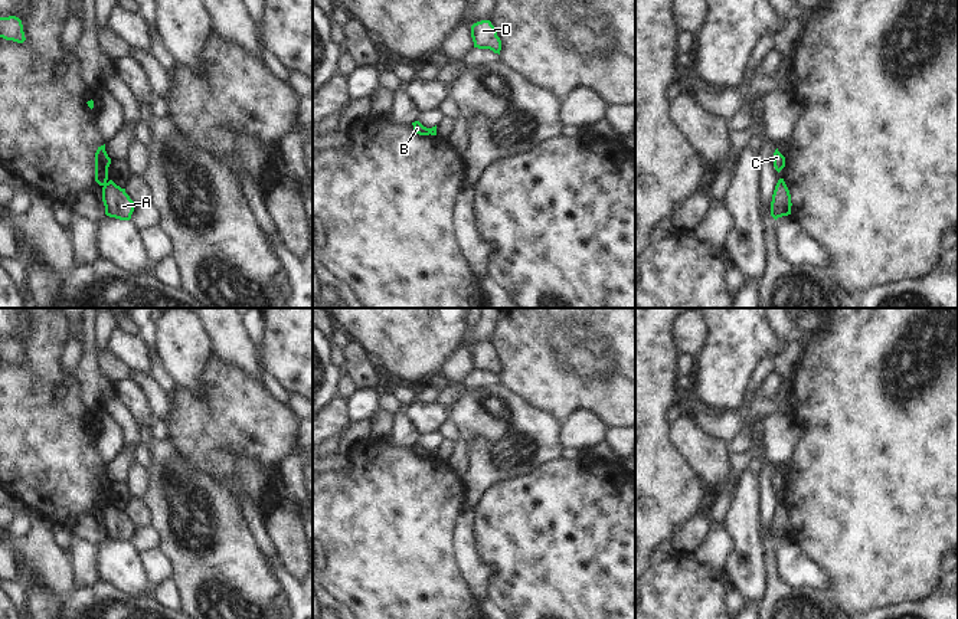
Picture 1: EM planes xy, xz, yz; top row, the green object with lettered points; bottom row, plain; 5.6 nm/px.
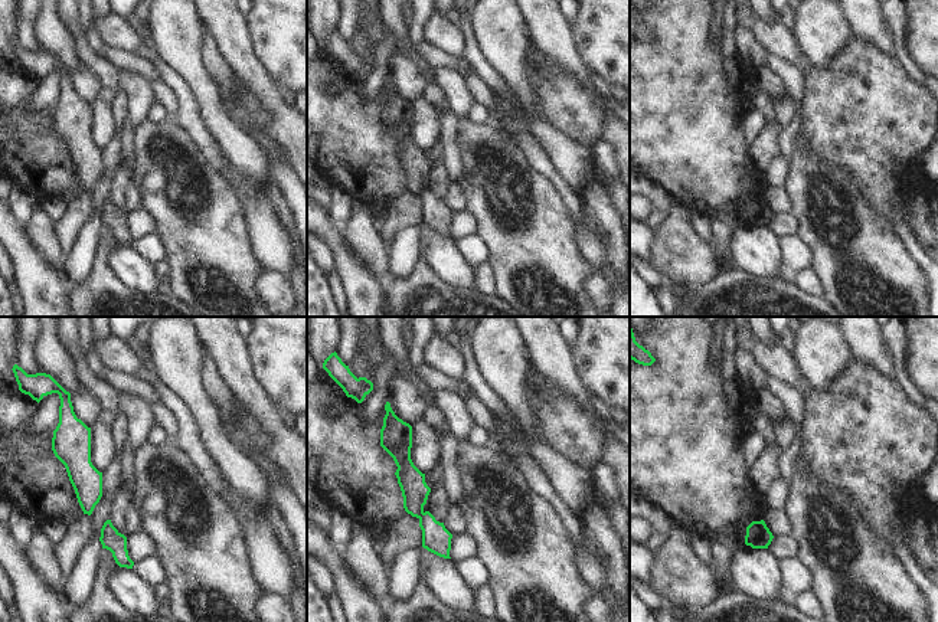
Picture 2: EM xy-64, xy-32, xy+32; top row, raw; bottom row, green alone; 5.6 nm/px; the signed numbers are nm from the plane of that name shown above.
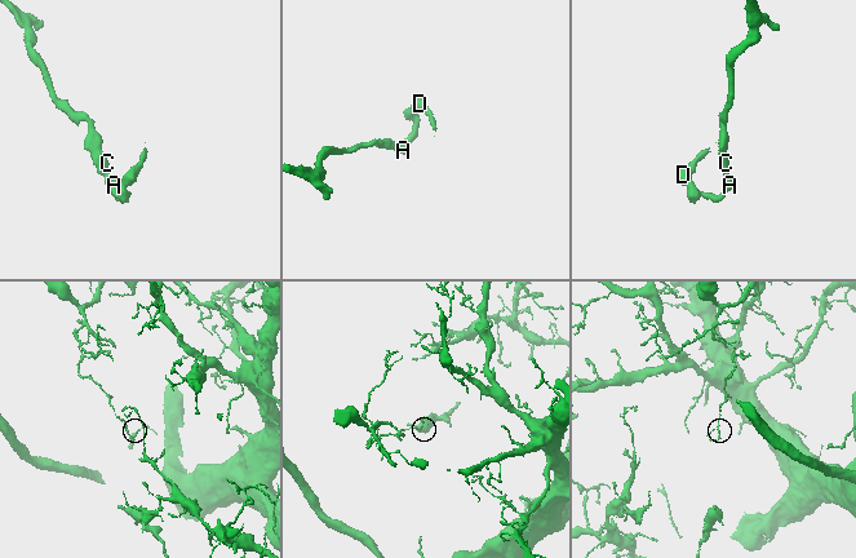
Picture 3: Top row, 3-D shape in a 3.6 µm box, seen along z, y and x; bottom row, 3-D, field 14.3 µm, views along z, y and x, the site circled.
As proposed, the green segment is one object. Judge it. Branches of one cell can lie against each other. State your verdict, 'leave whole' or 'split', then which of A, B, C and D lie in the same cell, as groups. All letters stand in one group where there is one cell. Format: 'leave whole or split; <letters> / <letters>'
split; A D / B C

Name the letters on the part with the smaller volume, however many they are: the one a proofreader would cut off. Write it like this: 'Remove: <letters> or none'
Remove: A, D

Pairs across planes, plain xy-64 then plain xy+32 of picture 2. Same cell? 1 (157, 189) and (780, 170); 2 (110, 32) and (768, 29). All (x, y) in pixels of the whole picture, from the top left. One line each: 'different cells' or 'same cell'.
1: different cells
2: same cell

